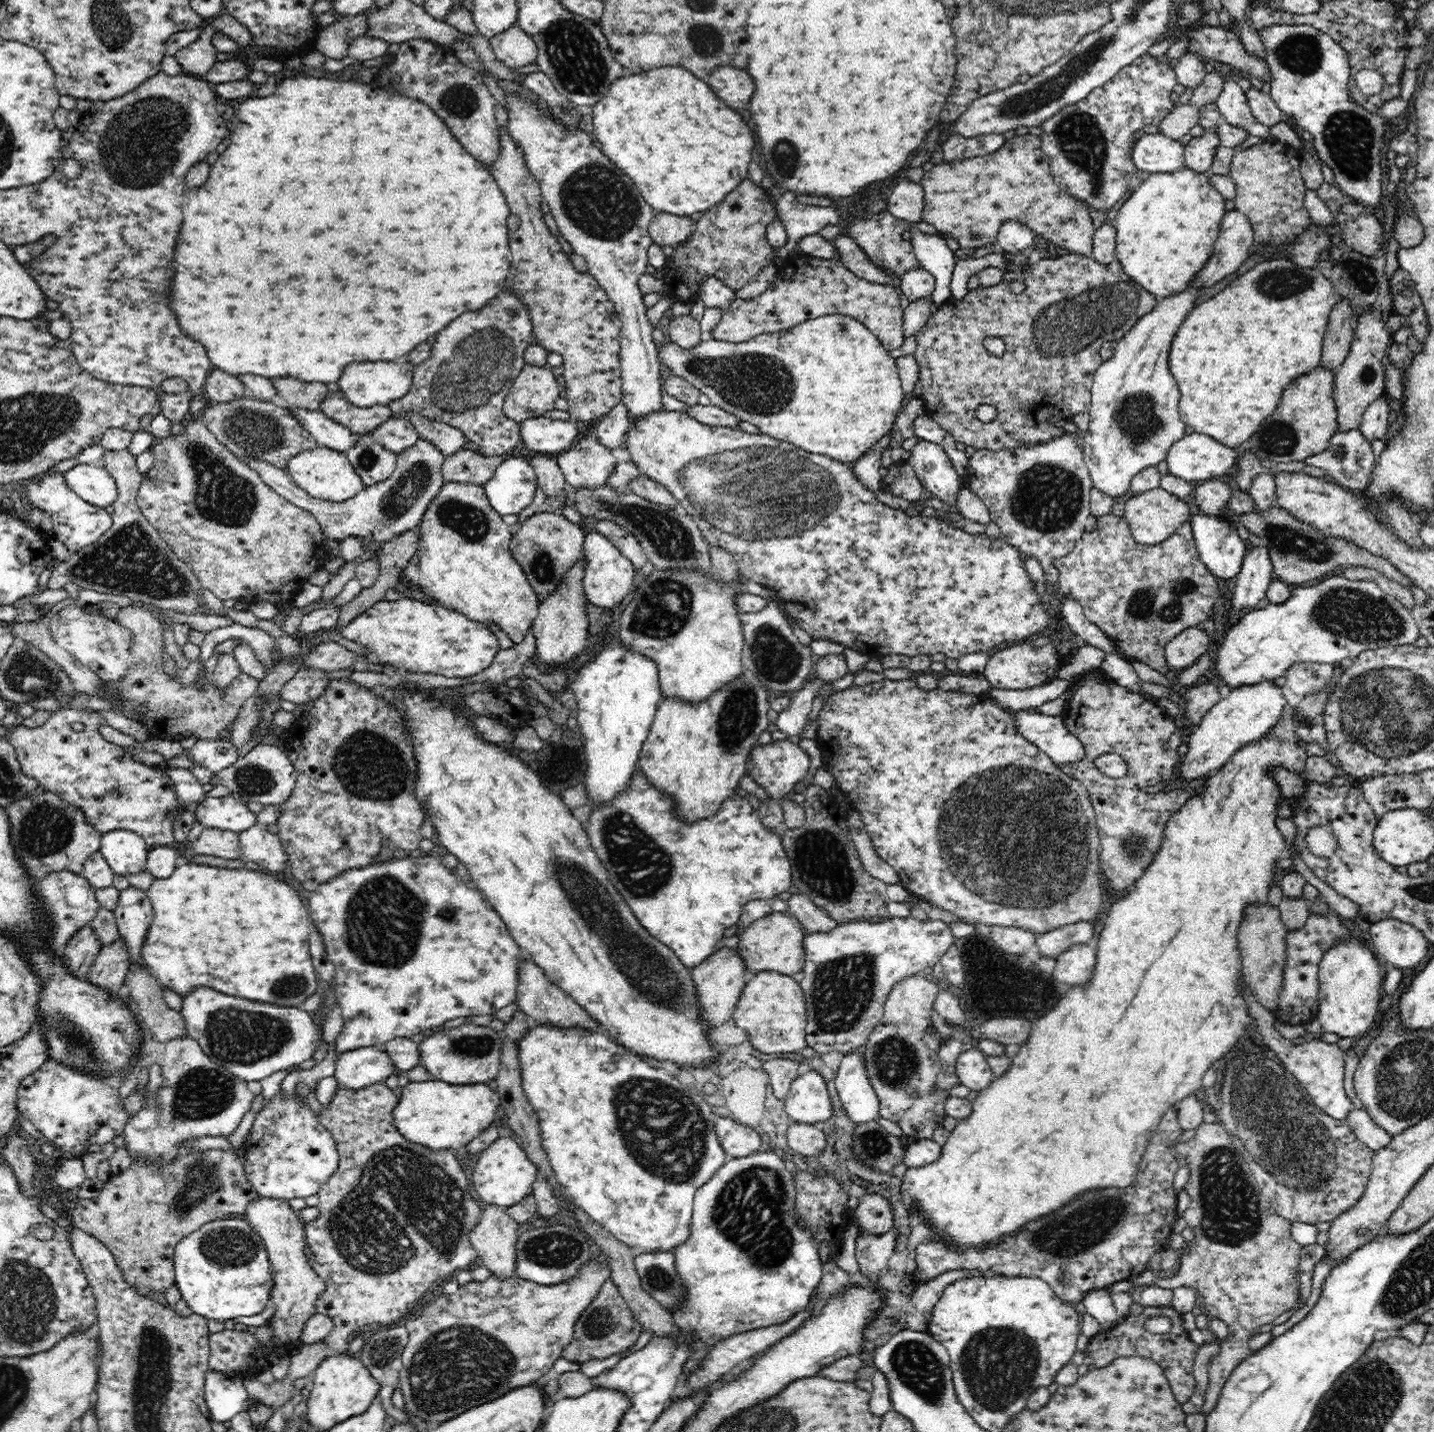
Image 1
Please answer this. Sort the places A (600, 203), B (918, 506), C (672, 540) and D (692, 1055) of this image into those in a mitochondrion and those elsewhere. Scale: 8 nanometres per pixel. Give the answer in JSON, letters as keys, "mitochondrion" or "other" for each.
{"A":"mitochondrion","B":"other","C":"mitochondrion","D":"other"}

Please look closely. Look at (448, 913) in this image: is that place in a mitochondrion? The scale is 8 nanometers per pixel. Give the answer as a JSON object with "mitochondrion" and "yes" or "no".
{"mitochondrion":"yes"}

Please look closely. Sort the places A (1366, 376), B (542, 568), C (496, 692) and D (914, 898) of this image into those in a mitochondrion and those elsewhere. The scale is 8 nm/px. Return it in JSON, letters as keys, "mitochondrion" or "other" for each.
{"A":"mitochondrion","B":"mitochondrion","C":"other","D":"other"}

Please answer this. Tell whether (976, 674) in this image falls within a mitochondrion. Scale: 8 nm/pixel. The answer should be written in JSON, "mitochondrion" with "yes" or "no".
{"mitochondrion":"no"}

